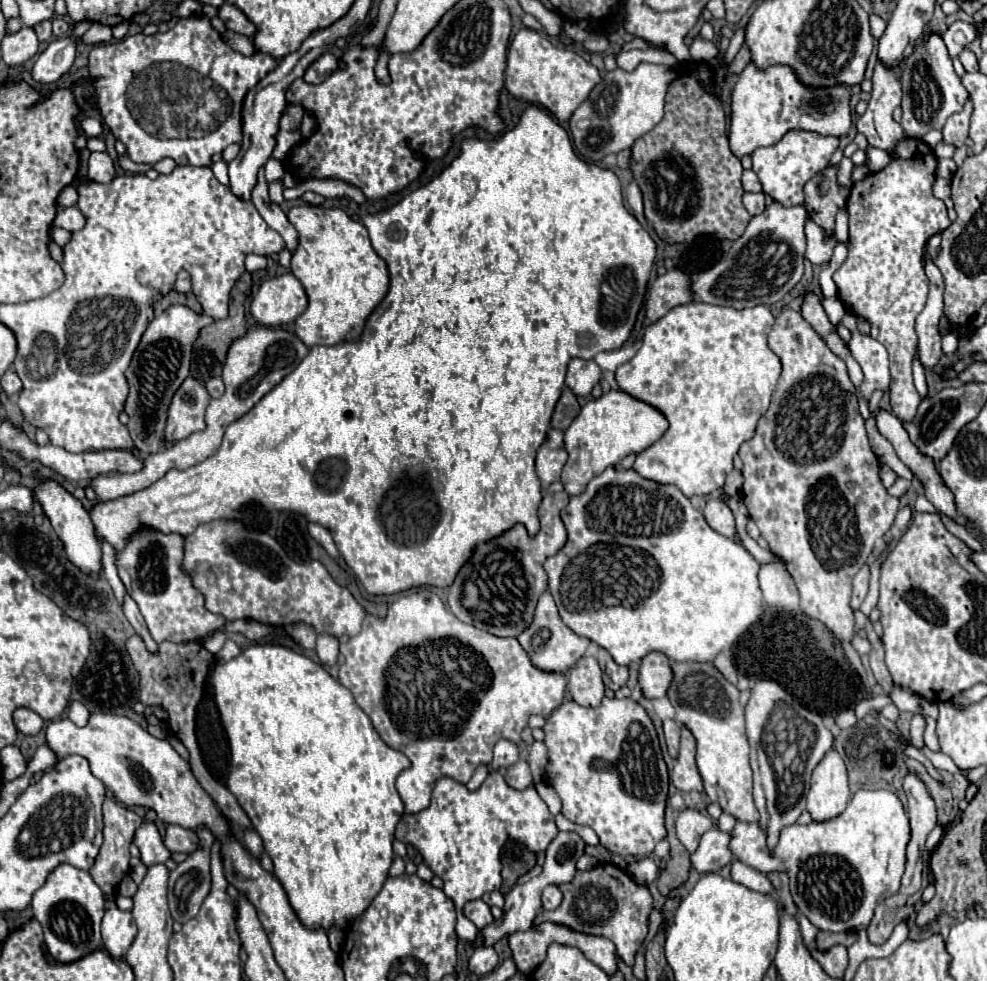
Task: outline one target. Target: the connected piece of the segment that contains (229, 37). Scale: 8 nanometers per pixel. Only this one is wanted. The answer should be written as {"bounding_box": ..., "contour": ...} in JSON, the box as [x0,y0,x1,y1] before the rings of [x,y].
{"bounding_box":[224,31,254,55],"contour":[[[226,31],[226,33],[224,33],[224,41],[226,41],[232,49],[236,49],[238,53],[242,53],[242,55],[252,55],[252,53],[254,53],[254,45],[252,45],[252,39],[250,39],[250,37],[244,37],[244,35],[240,35],[240,33]]]}

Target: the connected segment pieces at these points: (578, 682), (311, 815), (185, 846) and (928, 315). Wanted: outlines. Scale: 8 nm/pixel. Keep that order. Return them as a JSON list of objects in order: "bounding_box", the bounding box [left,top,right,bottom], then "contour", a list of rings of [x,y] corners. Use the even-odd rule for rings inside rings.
[{"bounding_box":[566,657,604,707],"contour":[[[580,657],[576,665],[566,673],[568,693],[582,707],[596,707],[604,699],[602,671],[594,657]]]},{"bounding_box":[208,645,410,931],"contour":[[[250,645],[246,651],[242,651],[240,657],[230,659],[228,663],[214,663],[208,675],[212,687],[214,687],[214,697],[218,703],[218,711],[230,741],[230,757],[232,757],[232,767],[229,769],[228,789],[234,793],[246,815],[250,817],[254,829],[264,841],[264,851],[270,855],[274,863],[274,875],[282,883],[284,891],[288,893],[290,905],[296,911],[300,923],[306,929],[324,929],[328,931],[330,927],[336,929],[348,929],[362,913],[364,909],[372,903],[376,893],[380,893],[388,869],[394,859],[392,851],[392,841],[394,841],[394,831],[396,825],[404,813],[404,805],[400,801],[400,795],[394,787],[394,781],[402,769],[410,765],[408,757],[392,747],[388,747],[382,737],[376,733],[372,721],[366,717],[366,713],[356,705],[352,693],[342,687],[336,679],[332,679],[322,665],[310,661],[306,655],[296,653],[294,649],[282,647],[282,645]]]},{"bounding_box":[164,825,198,853],"contour":[[[168,825],[164,833],[164,845],[172,853],[192,853],[198,847],[196,831],[180,825]]]},{"bounding_box":[916,253,944,367],"contour":[[[928,253],[924,255],[924,271],[930,281],[930,293],[922,313],[916,317],[916,333],[918,333],[918,349],[920,349],[922,365],[934,367],[936,361],[942,357],[938,321],[944,313],[944,303],[942,303],[944,279]]]}]

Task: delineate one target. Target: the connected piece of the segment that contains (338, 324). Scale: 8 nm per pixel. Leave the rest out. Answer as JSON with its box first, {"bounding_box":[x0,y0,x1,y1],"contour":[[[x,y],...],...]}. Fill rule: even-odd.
{"bounding_box":[288,207,388,347],"contour":[[[292,207],[288,219],[298,231],[298,247],[292,253],[290,271],[308,295],[308,309],[296,319],[296,335],[308,347],[356,341],[364,321],[388,293],[386,261],[372,249],[364,225],[352,221],[342,209]]]}

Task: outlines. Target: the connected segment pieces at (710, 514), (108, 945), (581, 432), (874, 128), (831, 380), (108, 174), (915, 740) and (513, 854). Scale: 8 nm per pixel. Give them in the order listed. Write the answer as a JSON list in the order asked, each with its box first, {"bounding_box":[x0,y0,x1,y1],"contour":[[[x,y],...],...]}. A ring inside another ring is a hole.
[{"bounding_box":[704,499,736,539],"contour":[[[708,499],[706,509],[704,509],[704,519],[720,535],[730,537],[730,539],[736,535],[732,511],[730,511],[730,507],[722,499]]]},{"bounding_box":[102,907,136,959],"contour":[[[118,907],[108,909],[102,919],[102,943],[104,949],[116,957],[122,959],[126,951],[130,949],[132,941],[136,937],[136,923],[132,919],[130,911],[120,911]]]},{"bounding_box":[562,389,668,495],"contour":[[[610,389],[598,399],[588,401],[580,415],[564,433],[568,461],[562,469],[562,485],[568,495],[584,491],[590,479],[600,475],[606,467],[620,463],[628,453],[640,453],[656,443],[668,431],[668,419],[660,409],[652,409],[646,401],[636,401],[620,389]]]},{"bounding_box":[856,61,906,153],"contour":[[[878,61],[878,63],[876,63],[876,69],[874,69],[872,83],[874,83],[874,89],[872,89],[872,95],[870,95],[870,101],[868,101],[868,109],[866,109],[866,113],[856,121],[856,129],[866,135],[870,147],[878,147],[878,149],[884,149],[886,153],[894,153],[896,145],[898,145],[902,139],[906,139],[906,133],[904,133],[904,129],[900,129],[900,123],[896,123],[896,121],[892,119],[892,111],[900,105],[900,99],[902,99],[900,69],[886,69],[886,67]]]},{"bounding_box":[740,309,898,643],"contour":[[[784,309],[778,317],[776,317],[776,323],[768,335],[768,347],[780,357],[782,361],[782,375],[778,379],[778,385],[774,389],[774,395],[772,395],[772,403],[768,407],[768,411],[762,415],[762,419],[758,421],[756,425],[756,435],[742,443],[740,445],[740,459],[744,463],[742,467],[742,475],[744,475],[744,487],[742,487],[742,499],[744,499],[744,505],[750,513],[750,519],[758,525],[762,537],[770,543],[772,551],[786,563],[786,569],[790,571],[798,591],[800,591],[800,609],[808,615],[808,617],[814,617],[818,621],[822,621],[828,631],[834,635],[834,639],[838,643],[842,641],[852,641],[854,635],[856,635],[856,623],[854,623],[854,611],[850,607],[850,595],[852,595],[852,577],[858,573],[858,569],[868,561],[874,545],[876,545],[876,539],[884,537],[886,531],[892,527],[894,523],[894,517],[896,517],[896,511],[898,511],[898,499],[896,497],[890,497],[886,487],[882,485],[880,477],[878,477],[878,471],[880,471],[880,463],[876,459],[876,455],[872,453],[870,449],[870,443],[868,443],[868,437],[866,437],[866,429],[864,429],[864,419],[860,417],[858,413],[858,397],[856,397],[856,387],[852,385],[850,377],[848,377],[848,371],[846,371],[846,363],[836,357],[826,345],[824,341],[816,335],[816,331],[802,319],[802,315],[798,311],[792,311],[792,309]]]},{"bounding_box":[88,153,114,183],"contour":[[[92,153],[88,167],[88,179],[96,183],[108,183],[114,179],[114,163],[108,153]]]},{"bounding_box":[910,715,924,749],"contour":[[[914,715],[912,725],[910,725],[910,737],[912,737],[910,741],[912,741],[912,745],[918,747],[918,749],[924,745],[922,733],[924,733],[924,717],[922,717],[922,715]]]},{"bounding_box":[500,841,536,895],"contour":[[[506,841],[500,853],[500,863],[502,863],[500,893],[506,895],[524,873],[536,867],[536,853],[532,853],[530,849],[524,849],[524,845],[520,845],[518,841]]]}]

